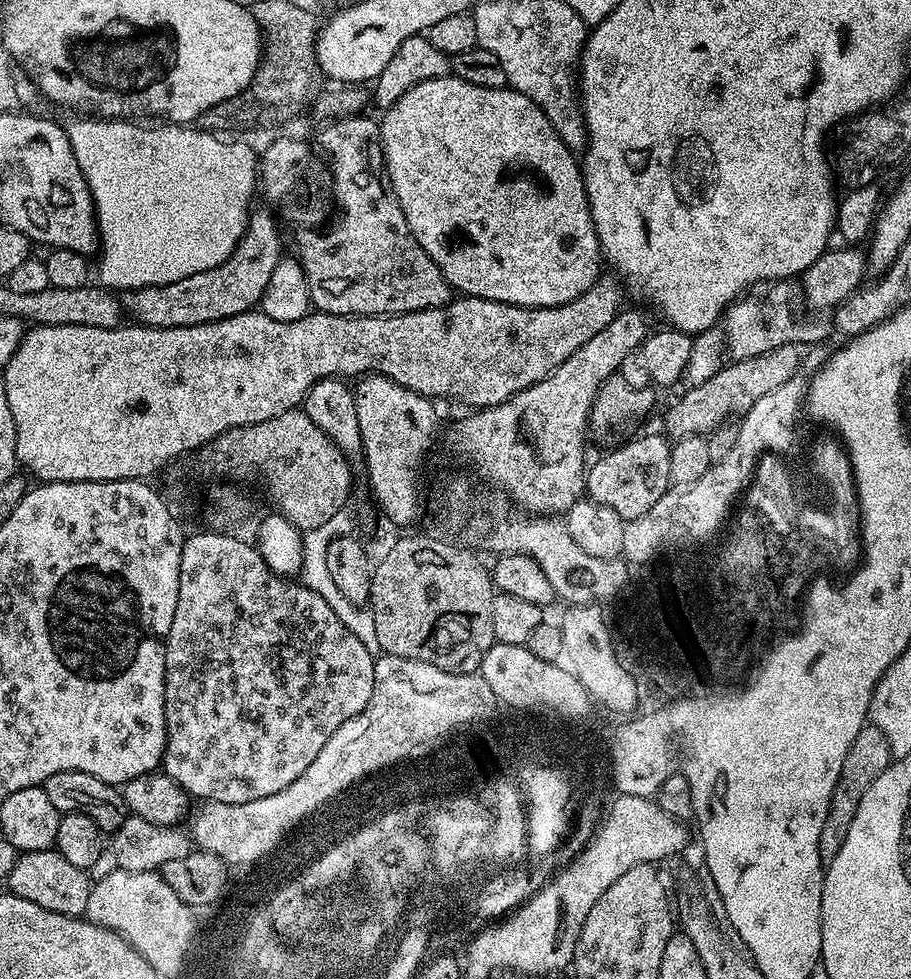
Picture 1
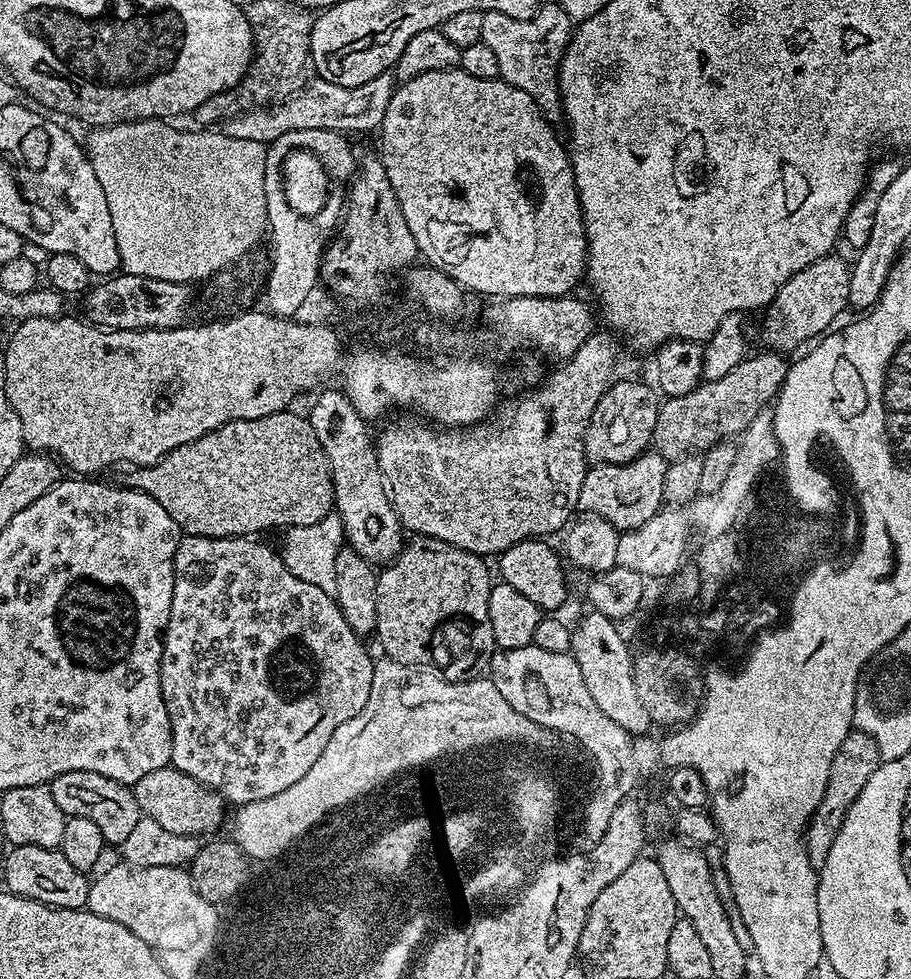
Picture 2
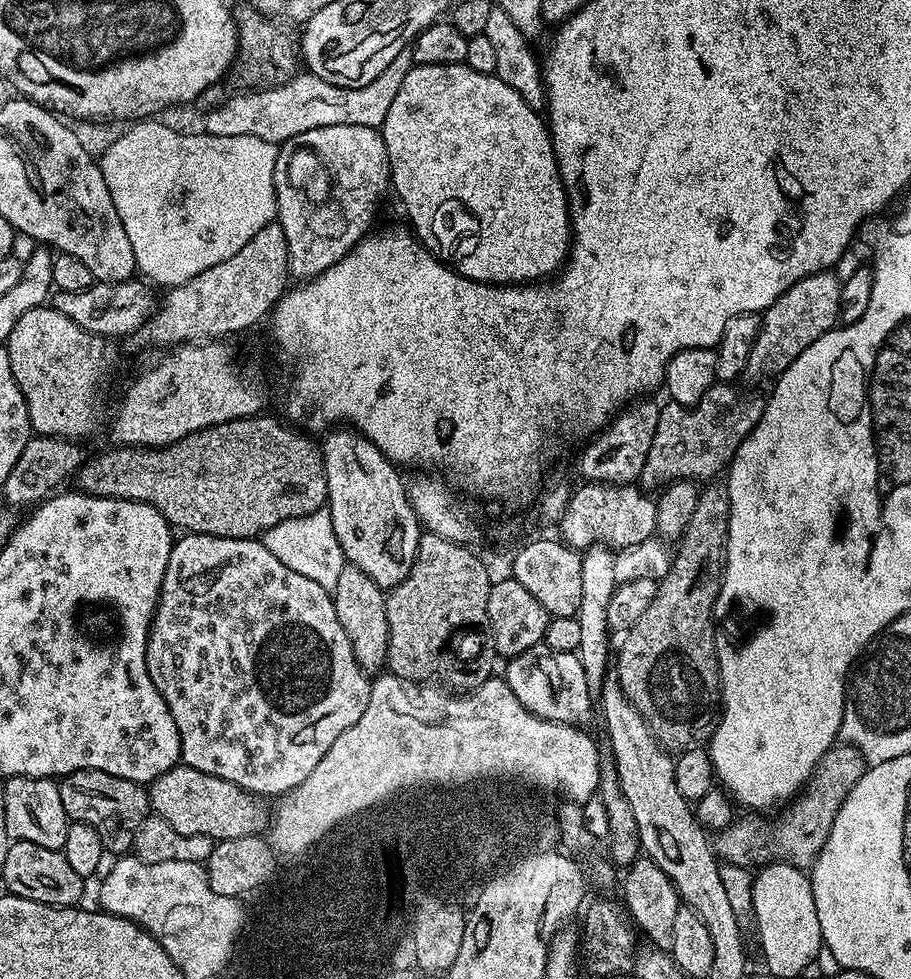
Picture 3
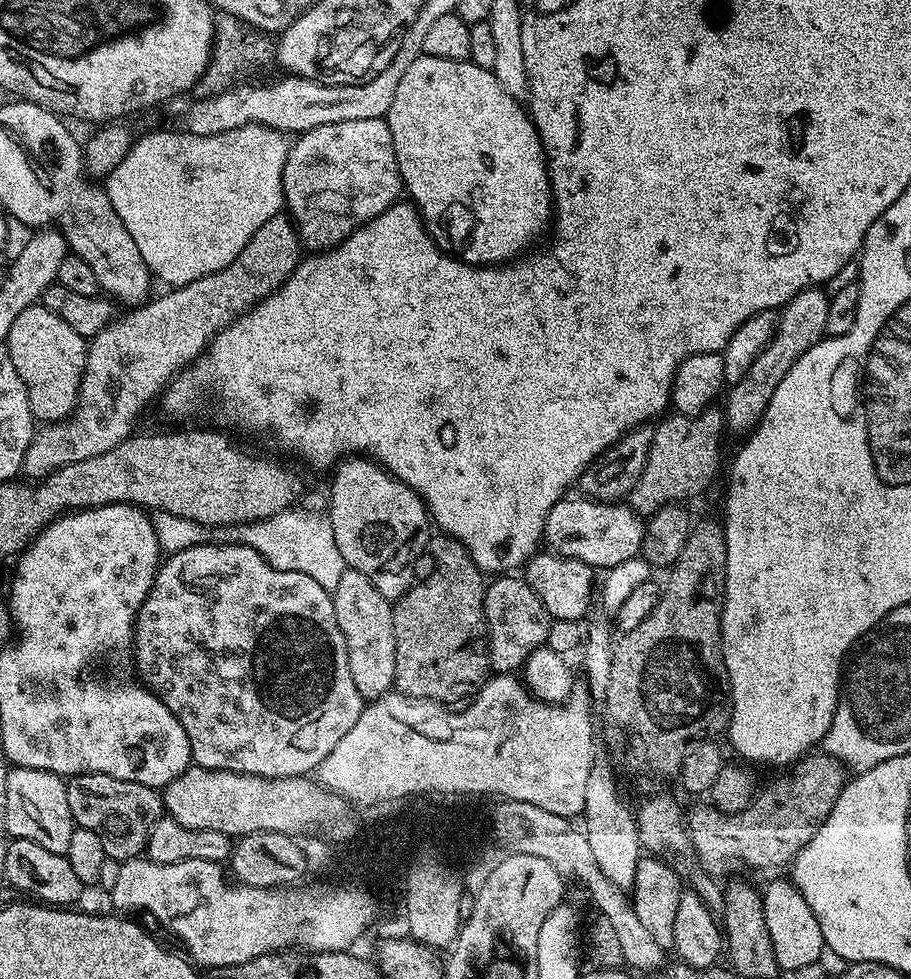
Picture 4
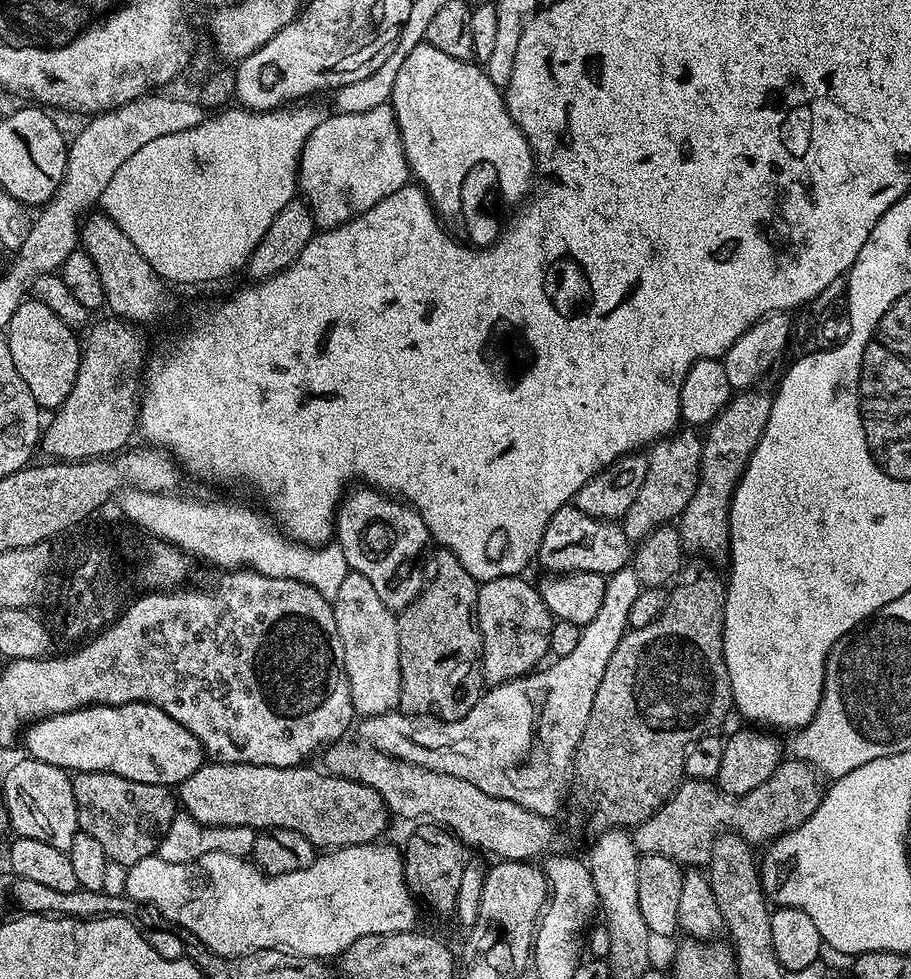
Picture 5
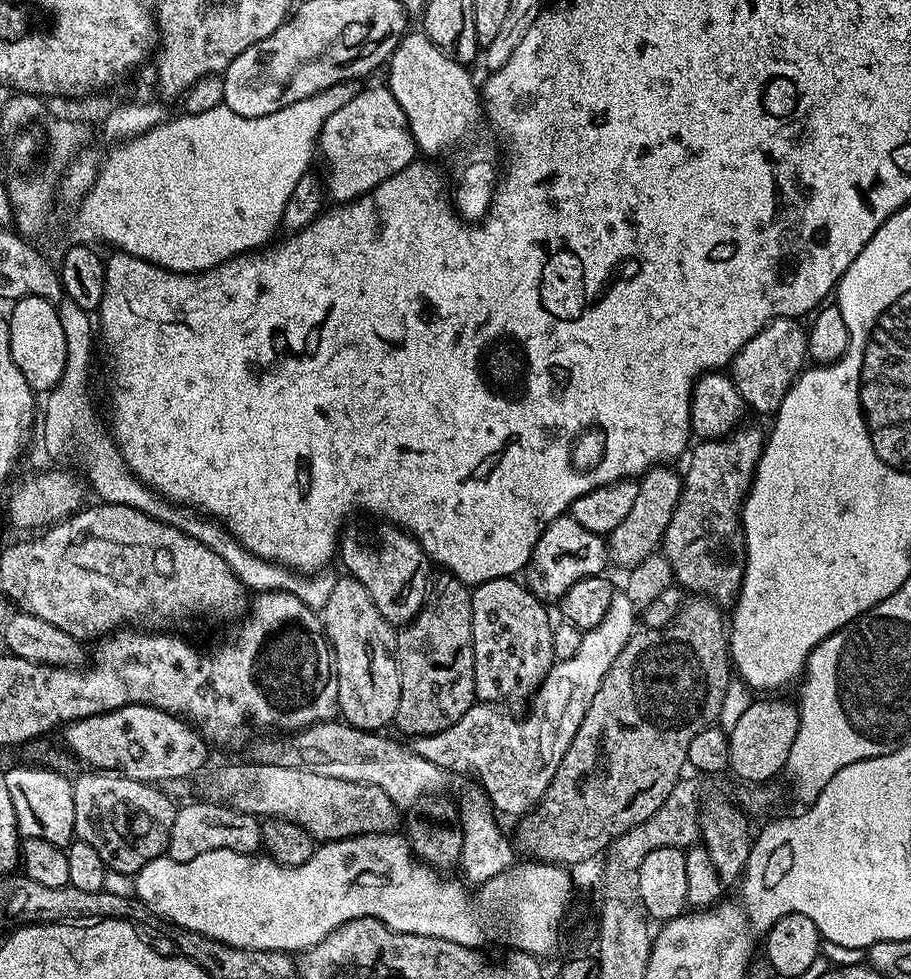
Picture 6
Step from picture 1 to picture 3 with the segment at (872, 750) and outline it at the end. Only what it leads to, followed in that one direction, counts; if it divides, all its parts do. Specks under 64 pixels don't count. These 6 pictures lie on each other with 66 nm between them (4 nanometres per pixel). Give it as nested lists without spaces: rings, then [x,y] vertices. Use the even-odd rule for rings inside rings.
[[[837,743],[829,752],[822,754],[811,780],[787,807],[777,811],[780,813],[773,820],[763,820],[760,814],[745,815],[748,816],[745,820],[733,819],[715,837],[714,851],[717,857],[725,865],[737,864],[740,868],[779,862],[811,869],[830,834],[830,826],[834,826],[834,818],[838,818],[838,810],[842,810],[842,802],[846,802],[850,790],[858,786],[858,778],[862,778],[865,767],[864,756],[855,746]]]

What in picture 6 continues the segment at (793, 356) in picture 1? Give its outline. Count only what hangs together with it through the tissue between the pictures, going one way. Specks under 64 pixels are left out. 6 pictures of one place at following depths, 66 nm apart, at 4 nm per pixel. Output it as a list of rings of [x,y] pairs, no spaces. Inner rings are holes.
[[[672,466],[649,468],[638,483],[638,499],[630,506],[626,518],[614,530],[608,533],[606,543],[610,549],[610,560],[613,565],[631,570],[661,547],[666,526],[678,506],[678,498],[684,485],[681,473],[675,472]]]

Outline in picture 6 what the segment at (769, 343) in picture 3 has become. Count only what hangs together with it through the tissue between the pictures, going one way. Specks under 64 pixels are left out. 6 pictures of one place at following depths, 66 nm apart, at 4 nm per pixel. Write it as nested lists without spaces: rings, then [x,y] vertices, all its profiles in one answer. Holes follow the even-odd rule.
[[[747,424],[733,428],[727,436],[720,436],[717,440],[700,440],[697,448],[693,447],[687,453],[688,469],[682,472],[682,494],[678,498],[678,506],[674,506],[670,526],[666,526],[662,541],[662,555],[670,562],[675,583],[681,589],[689,588],[689,593],[707,596],[721,606],[731,605],[742,586],[746,546],[740,511],[744,508],[744,499],[748,497],[760,455],[764,453],[765,429],[760,429],[756,424]]]

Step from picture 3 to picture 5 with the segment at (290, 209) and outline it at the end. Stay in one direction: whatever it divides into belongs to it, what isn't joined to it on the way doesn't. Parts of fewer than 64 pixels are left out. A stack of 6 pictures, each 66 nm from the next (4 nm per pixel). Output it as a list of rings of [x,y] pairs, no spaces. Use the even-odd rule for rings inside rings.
[[[391,103],[374,106],[374,110],[362,110],[358,114],[336,112],[331,115],[325,115],[320,125],[310,134],[310,138],[306,138],[298,169],[299,195],[306,201],[316,227],[320,230],[336,228],[370,210],[370,206],[378,206],[382,198],[394,194],[394,190],[410,180],[406,154]]]

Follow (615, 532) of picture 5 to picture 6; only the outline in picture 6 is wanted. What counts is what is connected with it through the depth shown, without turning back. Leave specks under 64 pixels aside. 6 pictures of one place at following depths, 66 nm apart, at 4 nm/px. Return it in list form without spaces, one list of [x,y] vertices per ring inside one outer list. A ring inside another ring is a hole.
[[[565,514],[550,522],[542,538],[538,538],[532,556],[528,559],[526,583],[538,599],[556,602],[566,594],[566,590],[570,590],[570,586],[574,586],[574,582],[601,575],[609,564],[610,549],[605,537],[586,530],[586,526],[578,526],[571,514]]]

